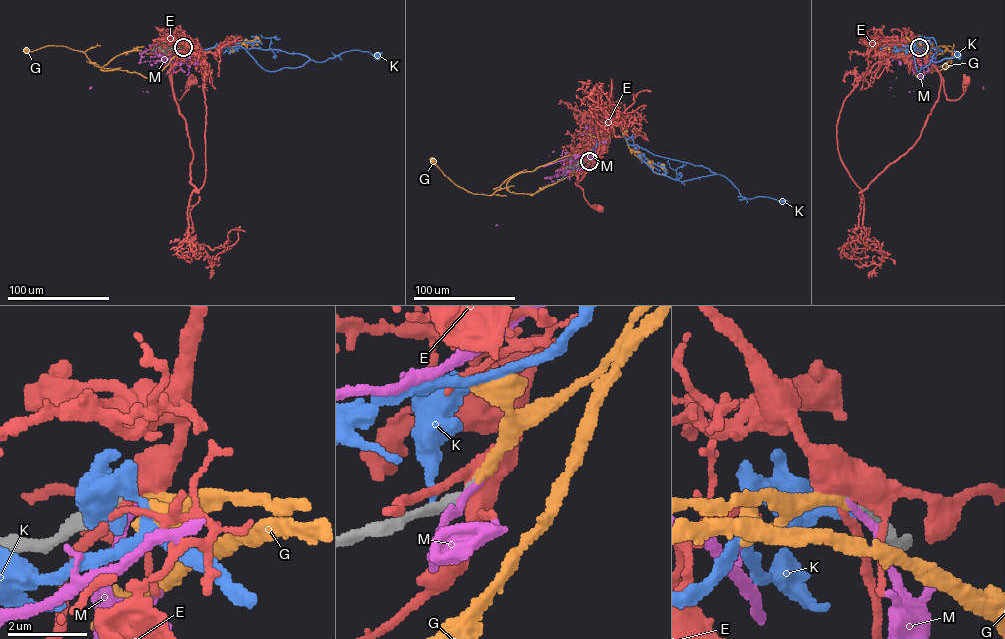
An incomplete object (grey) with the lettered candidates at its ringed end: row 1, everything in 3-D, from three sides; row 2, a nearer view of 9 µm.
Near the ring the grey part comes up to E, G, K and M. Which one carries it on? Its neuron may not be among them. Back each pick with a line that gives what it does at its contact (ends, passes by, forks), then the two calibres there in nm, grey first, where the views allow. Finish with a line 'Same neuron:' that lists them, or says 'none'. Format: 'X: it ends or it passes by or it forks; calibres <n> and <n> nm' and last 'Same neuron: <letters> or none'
G: it ends; calibres 320 and 280 nm
Same neuron: G

